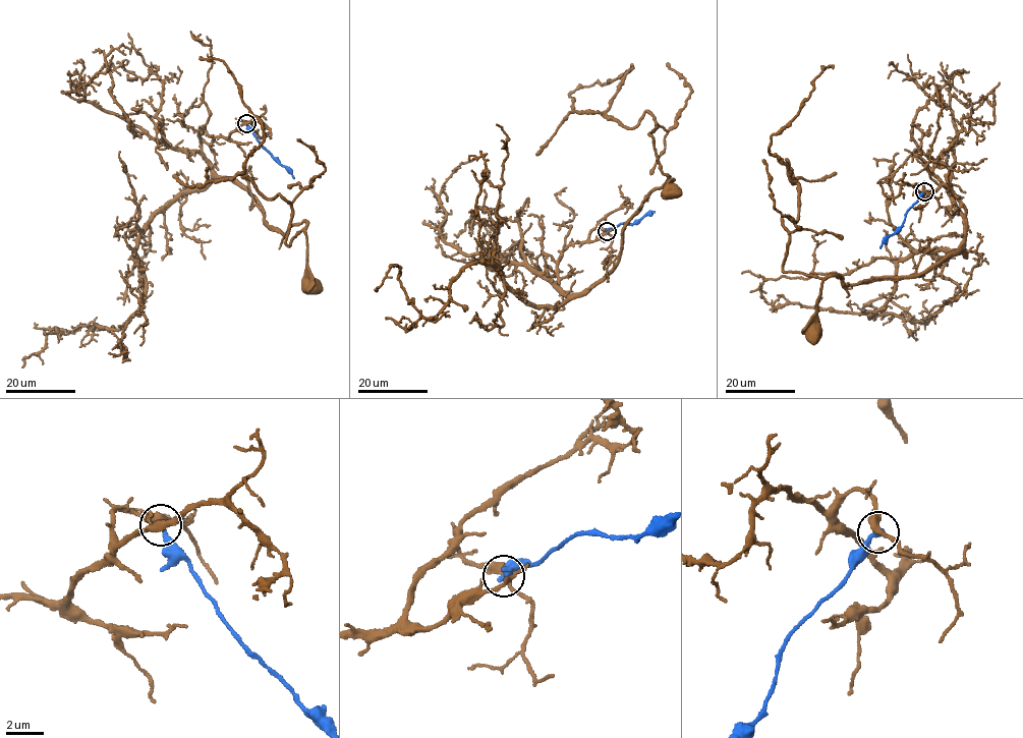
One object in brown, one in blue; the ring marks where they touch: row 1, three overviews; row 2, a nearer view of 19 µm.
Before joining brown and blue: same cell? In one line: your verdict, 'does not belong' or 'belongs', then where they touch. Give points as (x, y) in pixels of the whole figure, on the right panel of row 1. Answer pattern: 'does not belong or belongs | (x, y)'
does not belong | (924, 191)

